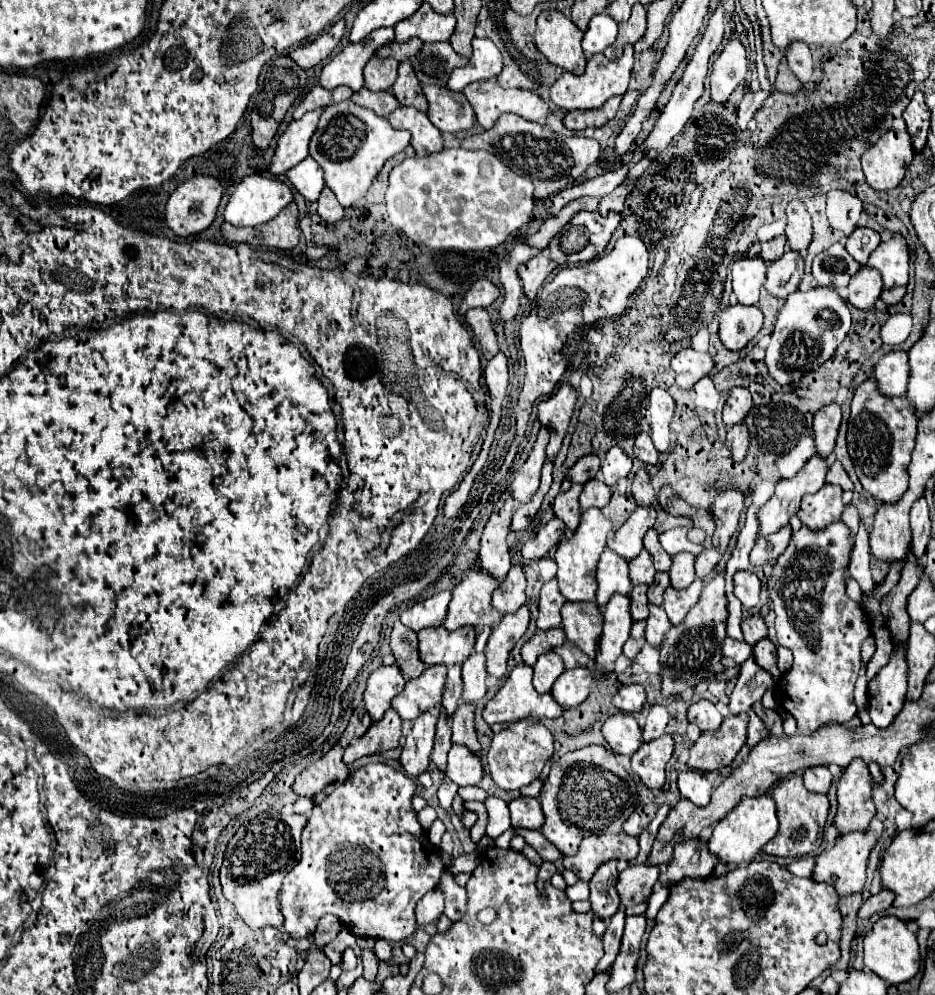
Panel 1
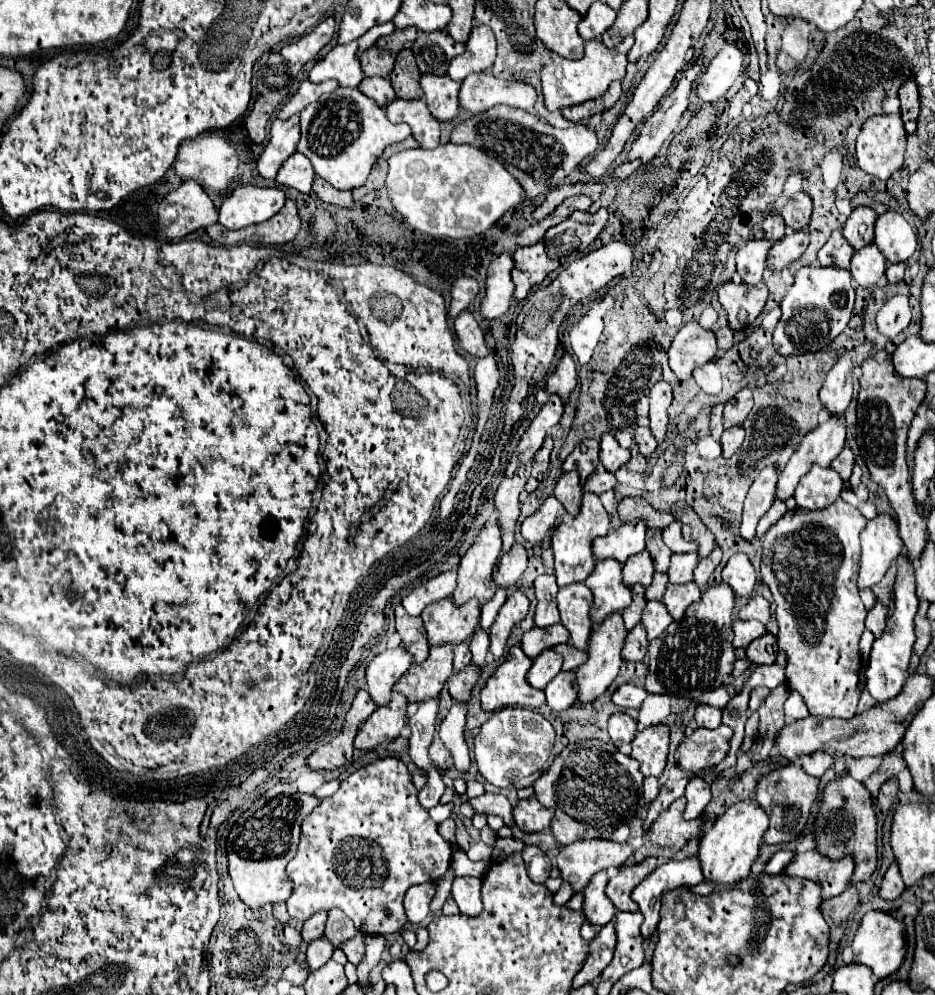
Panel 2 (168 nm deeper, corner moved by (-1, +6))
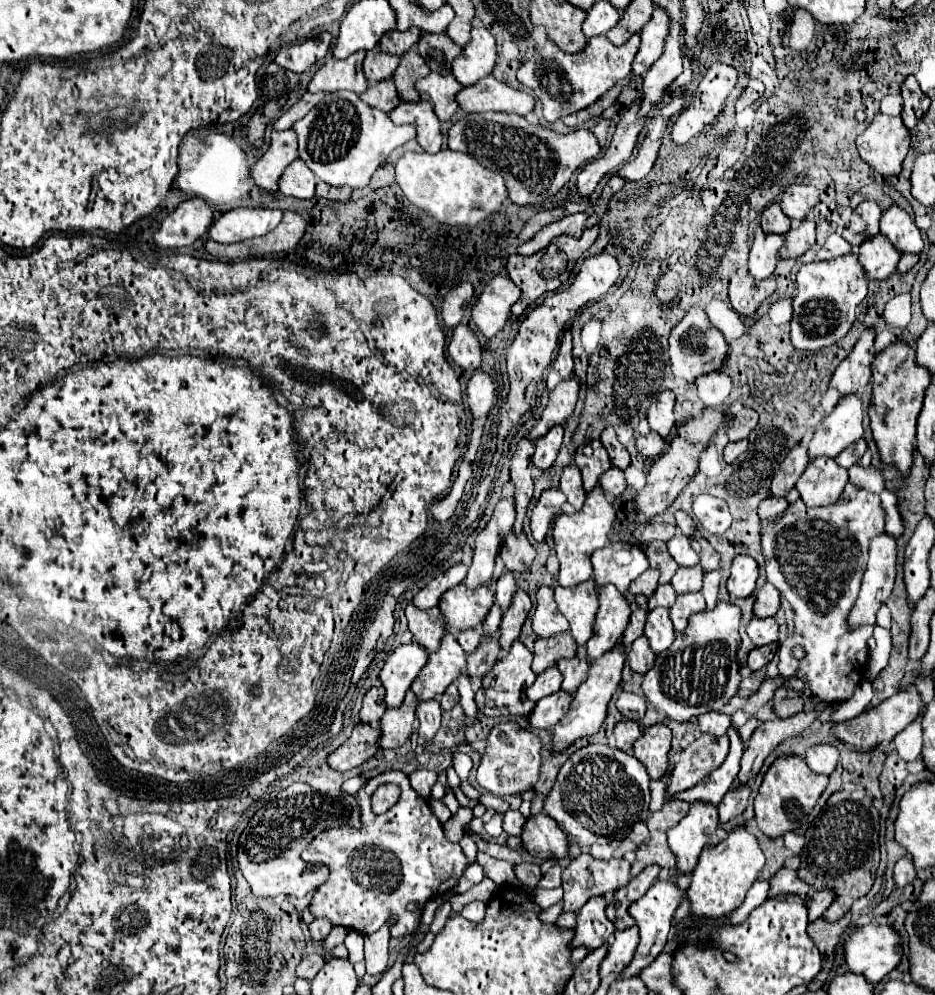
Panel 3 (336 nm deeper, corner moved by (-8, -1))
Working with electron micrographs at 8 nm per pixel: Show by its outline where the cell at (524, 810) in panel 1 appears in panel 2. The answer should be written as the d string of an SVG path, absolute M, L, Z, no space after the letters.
M529 798L529 800L519 800L519 804L513 808L513 818L515 818L515 824L525 834L547 832L553 818L553 810L541 806L537 798Z

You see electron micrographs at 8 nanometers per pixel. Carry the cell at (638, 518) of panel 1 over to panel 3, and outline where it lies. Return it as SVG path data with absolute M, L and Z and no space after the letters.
M612 541L592 553L592 565L598 587L612 583L626 593L628 585L648 569L648 557L640 543Z

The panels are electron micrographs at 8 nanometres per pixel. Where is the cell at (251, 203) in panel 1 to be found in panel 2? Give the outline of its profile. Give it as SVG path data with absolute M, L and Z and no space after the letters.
M239 186L219 208L219 224L227 230L241 230L275 216L285 204L285 194L277 188Z

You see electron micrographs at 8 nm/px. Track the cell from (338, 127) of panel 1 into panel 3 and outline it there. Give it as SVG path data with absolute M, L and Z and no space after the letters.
M352 91L328 93L304 119L292 127L298 135L300 159L314 171L318 179L332 187L366 187L374 171L388 159L388 155L416 137L414 125L394 125L388 113L366 105Z

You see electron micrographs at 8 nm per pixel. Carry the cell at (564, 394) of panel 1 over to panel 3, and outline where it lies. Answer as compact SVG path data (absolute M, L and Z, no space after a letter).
M570 331L562 335L560 351L556 361L552 363L552 369L548 373L548 387L556 387L560 381L574 377L574 361L572 361L572 337Z

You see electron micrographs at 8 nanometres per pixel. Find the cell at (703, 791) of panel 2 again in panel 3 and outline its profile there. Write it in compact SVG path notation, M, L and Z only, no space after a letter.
M694 801L686 817L668 831L668 845L676 853L676 867L688 873L696 867L704 845L718 843L718 809L710 803Z

